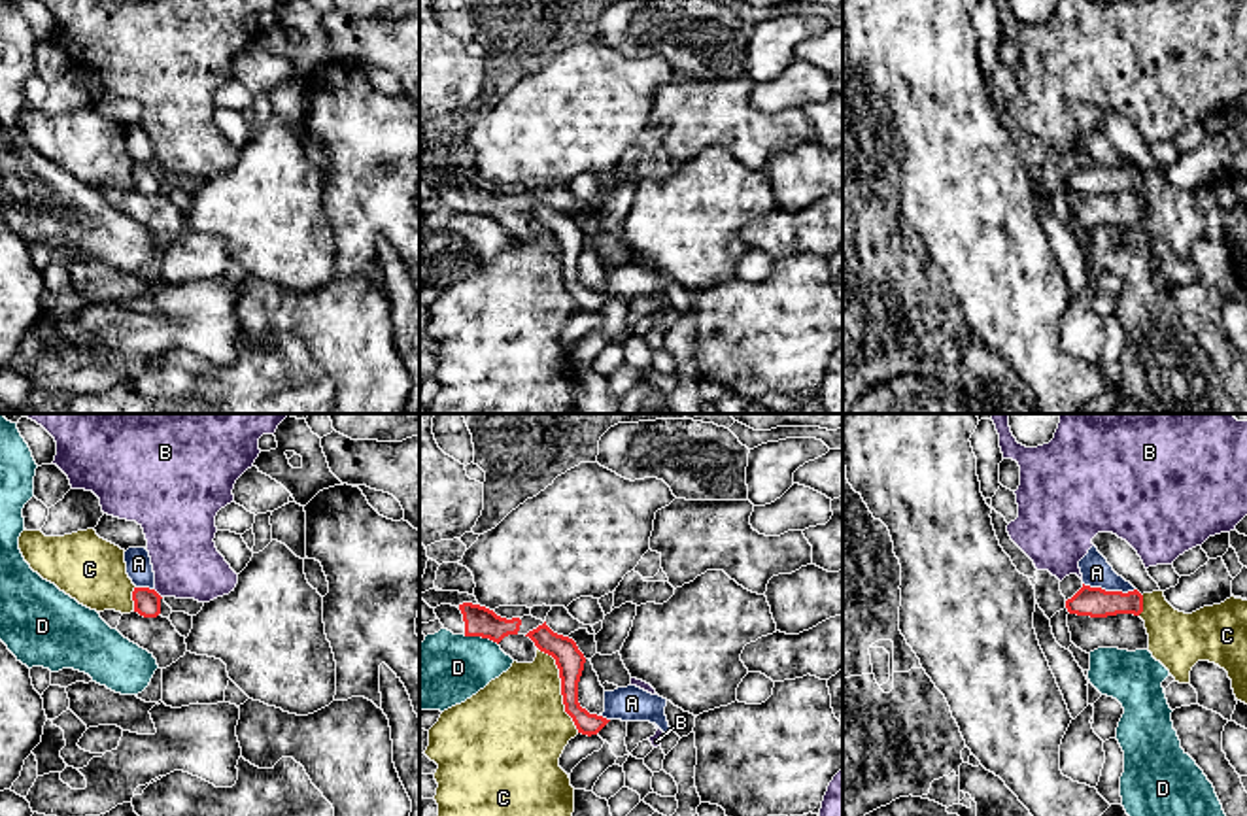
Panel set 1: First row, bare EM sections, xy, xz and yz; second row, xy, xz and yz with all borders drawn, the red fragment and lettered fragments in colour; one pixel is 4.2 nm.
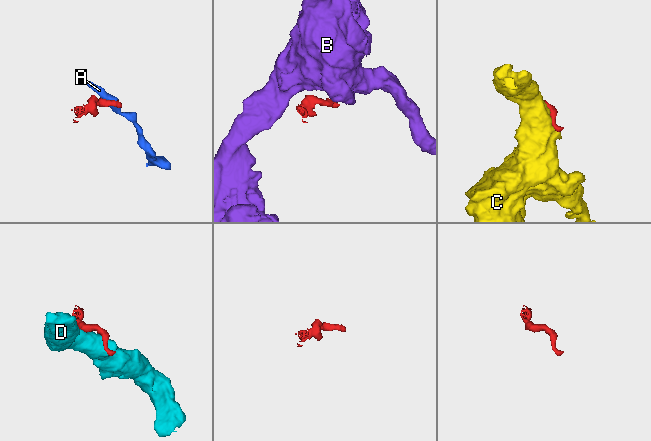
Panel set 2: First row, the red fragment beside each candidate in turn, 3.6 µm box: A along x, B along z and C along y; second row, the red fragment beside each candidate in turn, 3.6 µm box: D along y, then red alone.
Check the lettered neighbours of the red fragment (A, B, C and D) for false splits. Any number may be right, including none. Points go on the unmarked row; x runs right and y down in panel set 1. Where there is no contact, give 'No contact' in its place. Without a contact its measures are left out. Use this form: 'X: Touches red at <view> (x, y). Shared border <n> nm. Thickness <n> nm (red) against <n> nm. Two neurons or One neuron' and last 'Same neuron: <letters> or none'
A: Touches red at yz (1110, 169). Shared border 220 nm. Thickness 130 nm (red) against 130 nm. Two neurons
B: Touches red at xy (157, 170). Shared border 50 nm. Thickness 110 nm (red) against 280 nm. Two neurons
C: Touches red at xz (562, 265). Shared border 400 nm. Thickness 120 nm (red) against 440 nm. Two neurons
D: Touches red at xz (480, 212). Shared border 160 nm. Thickness 130 nm (red) against 300 nm. Two neurons
Same neuron: none

